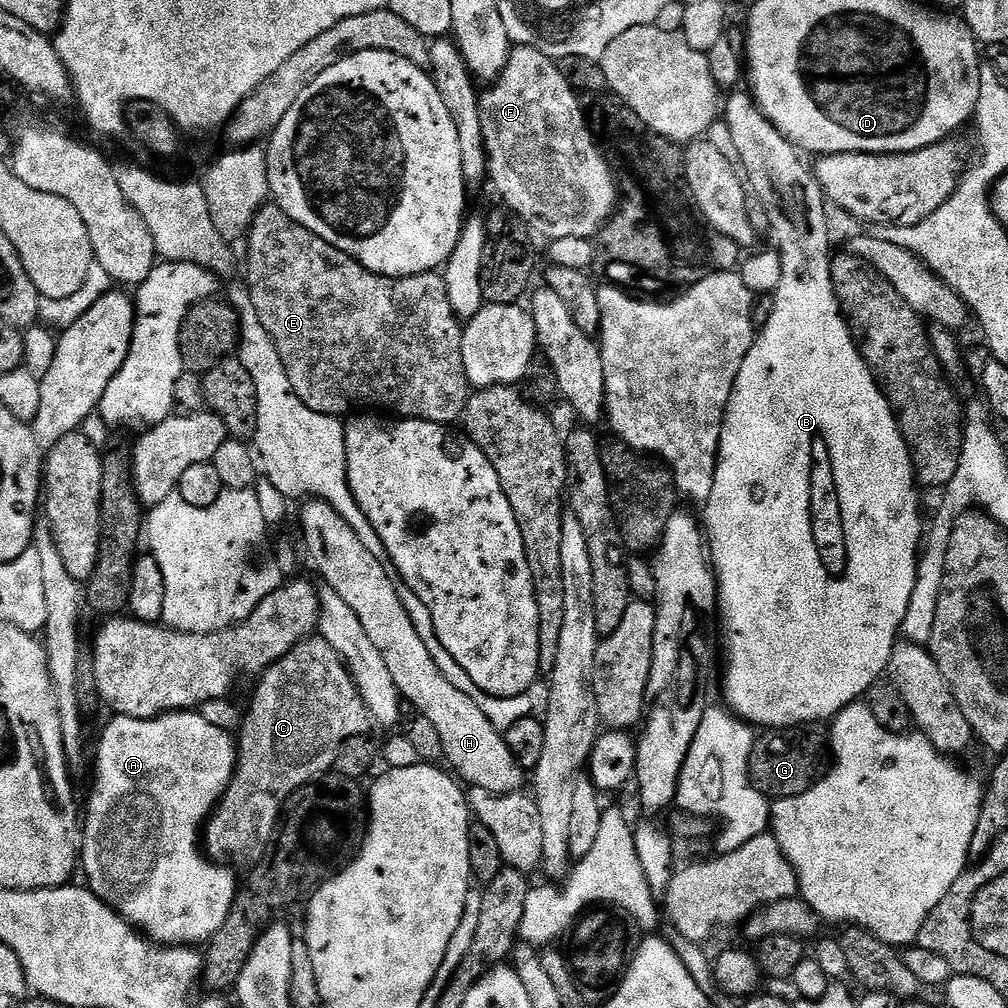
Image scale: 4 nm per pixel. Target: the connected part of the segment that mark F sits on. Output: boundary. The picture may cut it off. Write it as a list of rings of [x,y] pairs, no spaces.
[[[525,44],[513,47],[508,53],[508,61],[502,70],[502,74],[491,86],[485,87],[480,92],[480,117],[482,118],[482,134],[484,145],[488,151],[488,176],[490,184],[496,187],[496,192],[505,200],[507,207],[515,215],[524,219],[525,224],[533,233],[548,236],[549,241],[562,238],[596,238],[604,231],[604,225],[612,219],[618,207],[618,181],[614,175],[614,169],[608,162],[607,155],[602,151],[601,145],[592,135],[589,117],[586,115],[586,108],[580,105],[581,97],[574,91],[572,83],[564,77],[559,63],[553,57],[548,56],[542,50],[531,48]]]

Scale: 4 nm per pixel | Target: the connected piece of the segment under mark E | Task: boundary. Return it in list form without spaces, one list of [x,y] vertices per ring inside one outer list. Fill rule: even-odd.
[[[275,202],[265,203],[257,212],[251,228],[248,230],[246,245],[248,244],[248,276],[246,283],[250,290],[250,298],[254,298],[254,308],[258,318],[262,318],[262,326],[266,326],[266,334],[274,338],[274,346],[278,346],[278,354],[282,358],[282,366],[286,366],[286,378],[290,378],[292,392],[310,410],[318,414],[326,414],[337,418],[347,417],[357,410],[376,410],[381,408],[384,412],[393,412],[393,417],[406,420],[425,420],[435,424],[452,426],[463,417],[464,408],[468,404],[470,385],[466,378],[466,370],[462,362],[462,338],[464,329],[462,321],[455,310],[450,306],[450,298],[446,290],[446,282],[439,271],[423,272],[417,276],[379,276],[366,266],[362,266],[353,256],[330,246],[318,234],[306,230],[290,214],[286,214]]]

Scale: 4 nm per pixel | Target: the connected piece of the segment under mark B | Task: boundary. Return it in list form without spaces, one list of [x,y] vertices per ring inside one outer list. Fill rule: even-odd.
[[[733,91],[729,95],[733,95],[729,100],[727,97],[726,103],[722,108],[722,120],[728,123],[728,136],[732,139],[732,144],[736,147],[737,154],[740,155],[741,161],[739,160],[739,163],[742,165],[742,172],[746,177],[746,184],[750,189],[751,195],[760,198],[766,204],[767,213],[770,214],[770,226],[772,228],[770,231],[770,239],[772,238],[773,242],[777,244],[773,245],[775,245],[780,254],[782,278],[778,282],[774,293],[774,314],[770,314],[770,322],[766,322],[766,326],[759,329],[756,341],[752,344],[752,349],[746,354],[746,362],[742,362],[742,370],[738,370],[738,378],[734,382],[734,390],[730,394],[730,402],[726,406],[724,425],[722,426],[722,438],[720,439],[720,457],[716,463],[716,473],[714,474],[714,490],[706,502],[705,508],[708,509],[705,510],[704,516],[702,515],[702,524],[706,529],[706,544],[710,549],[710,554],[748,554],[748,556],[760,556],[758,558],[758,566],[766,566],[766,574],[764,574],[762,584],[778,584],[776,596],[754,596],[754,600],[718,600],[718,608],[722,616],[724,612],[724,636],[728,639],[728,669],[724,672],[724,696],[728,699],[726,701],[727,707],[749,725],[757,726],[756,724],[761,724],[761,729],[764,730],[791,730],[809,724],[820,724],[821,722],[831,721],[843,708],[857,703],[861,698],[867,697],[870,689],[887,673],[892,651],[896,649],[898,637],[901,635],[901,628],[903,626],[903,620],[906,618],[910,598],[916,589],[916,565],[922,551],[922,532],[920,536],[920,496],[916,493],[918,481],[912,466],[912,455],[908,449],[906,438],[900,429],[900,423],[896,420],[896,413],[892,407],[892,403],[884,396],[884,389],[877,384],[875,374],[871,372],[868,364],[862,358],[860,347],[857,346],[855,338],[852,337],[852,330],[848,327],[848,321],[844,319],[844,313],[840,311],[840,300],[836,296],[837,283],[832,278],[834,256],[832,260],[832,236],[828,233],[829,205],[826,203],[824,191],[821,190],[820,183],[816,180],[815,171],[809,165],[808,168],[804,165],[803,158],[805,159],[805,157],[801,155],[796,145],[788,141],[764,117],[764,113],[756,107],[753,97],[747,91],[744,91],[745,93],[740,91]]]

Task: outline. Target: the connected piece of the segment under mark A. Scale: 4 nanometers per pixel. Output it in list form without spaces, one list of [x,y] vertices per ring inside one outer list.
[[[196,710],[165,712],[164,715],[149,720],[135,720],[129,716],[117,715],[113,715],[111,719],[100,736],[100,749],[96,752],[96,785],[93,786],[92,797],[88,800],[88,816],[86,812],[82,820],[82,872],[84,868],[84,876],[88,879],[85,880],[87,887],[133,928],[142,930],[149,941],[157,945],[203,945],[211,940],[222,926],[222,922],[226,922],[238,891],[236,876],[231,872],[233,869],[209,858],[202,851],[202,829],[208,817],[212,815],[213,808],[219,804],[221,796],[227,790],[232,775],[236,773],[237,741],[233,733],[218,730],[218,726],[206,722],[206,718],[202,718]]]

